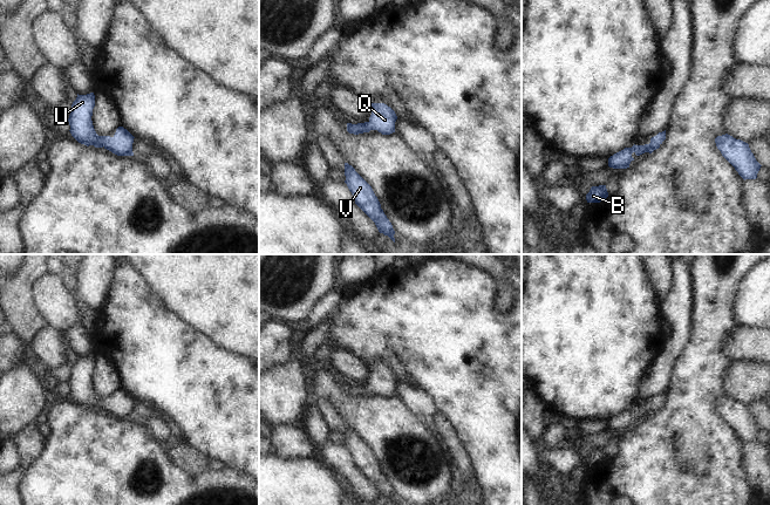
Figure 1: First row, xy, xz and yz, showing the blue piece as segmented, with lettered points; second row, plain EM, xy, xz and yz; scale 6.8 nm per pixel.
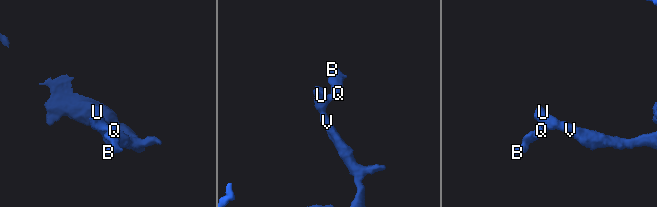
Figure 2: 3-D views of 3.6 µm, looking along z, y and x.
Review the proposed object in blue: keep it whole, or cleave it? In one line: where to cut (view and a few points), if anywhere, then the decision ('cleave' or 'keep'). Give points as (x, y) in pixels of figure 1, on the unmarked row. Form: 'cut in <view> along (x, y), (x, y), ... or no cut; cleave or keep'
no cut; keep

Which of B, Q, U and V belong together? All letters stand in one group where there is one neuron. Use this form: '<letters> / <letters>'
B Q U V

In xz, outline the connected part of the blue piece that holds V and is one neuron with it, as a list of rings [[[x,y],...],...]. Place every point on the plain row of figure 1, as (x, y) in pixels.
[[[345,425],[345,438],[345,445],[352,455],[355,466],[375,485],[380,496],[388,498],[395,505],[393,487],[381,471],[372,449],[348,425]]]

